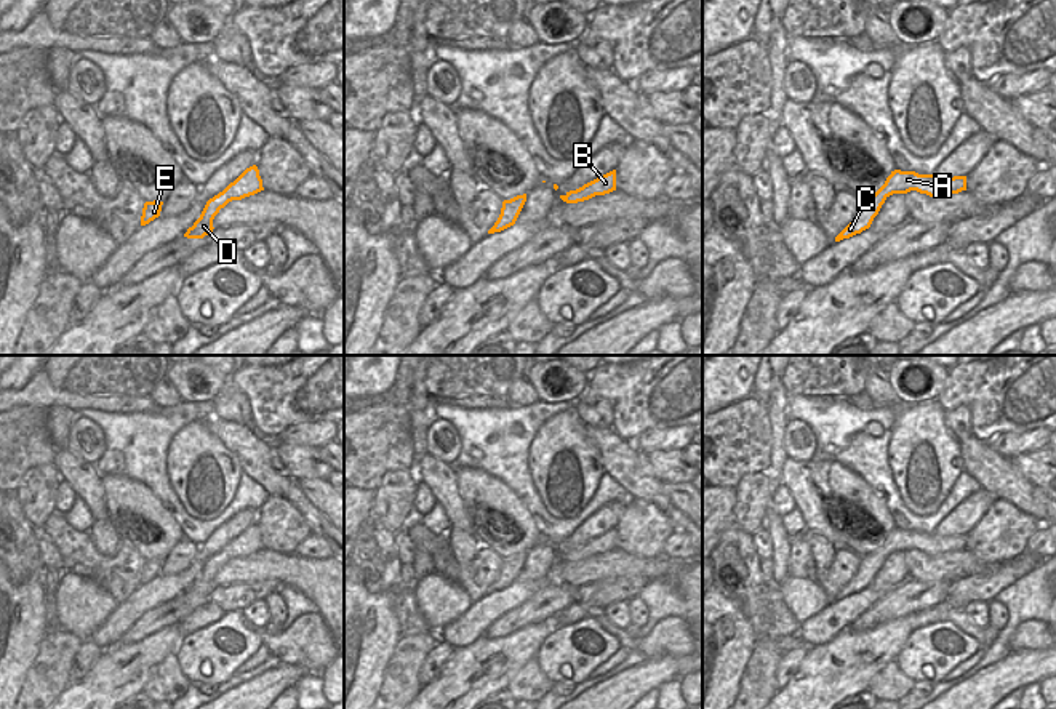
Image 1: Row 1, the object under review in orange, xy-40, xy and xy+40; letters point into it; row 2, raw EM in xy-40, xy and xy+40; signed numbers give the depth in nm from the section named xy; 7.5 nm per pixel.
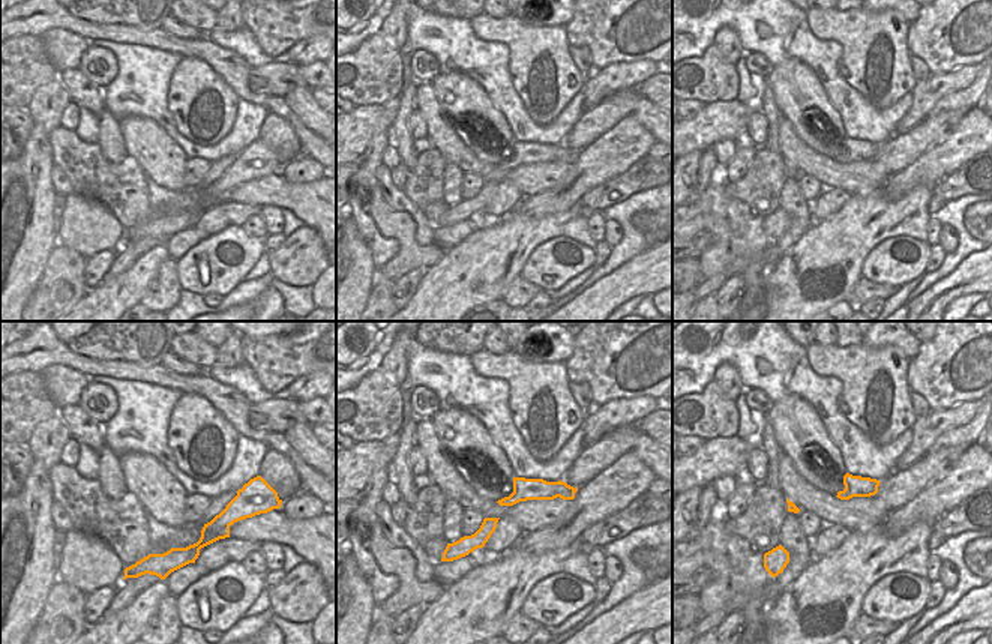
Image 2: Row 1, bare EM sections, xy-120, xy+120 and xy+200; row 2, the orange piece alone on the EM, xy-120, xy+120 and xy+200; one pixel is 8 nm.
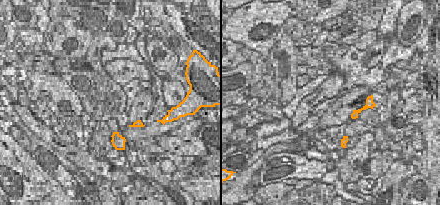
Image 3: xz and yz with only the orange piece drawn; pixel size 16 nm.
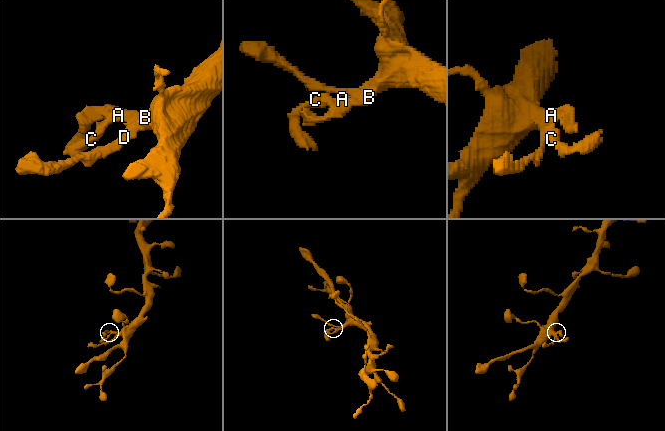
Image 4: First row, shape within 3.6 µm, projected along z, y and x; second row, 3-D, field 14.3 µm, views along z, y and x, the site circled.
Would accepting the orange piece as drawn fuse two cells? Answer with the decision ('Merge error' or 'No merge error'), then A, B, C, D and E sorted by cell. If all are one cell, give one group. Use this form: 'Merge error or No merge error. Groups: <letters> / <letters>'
Merge error. Groups: A B D / C E

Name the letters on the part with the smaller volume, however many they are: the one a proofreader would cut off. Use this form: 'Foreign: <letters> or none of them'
Foreign: C, E

